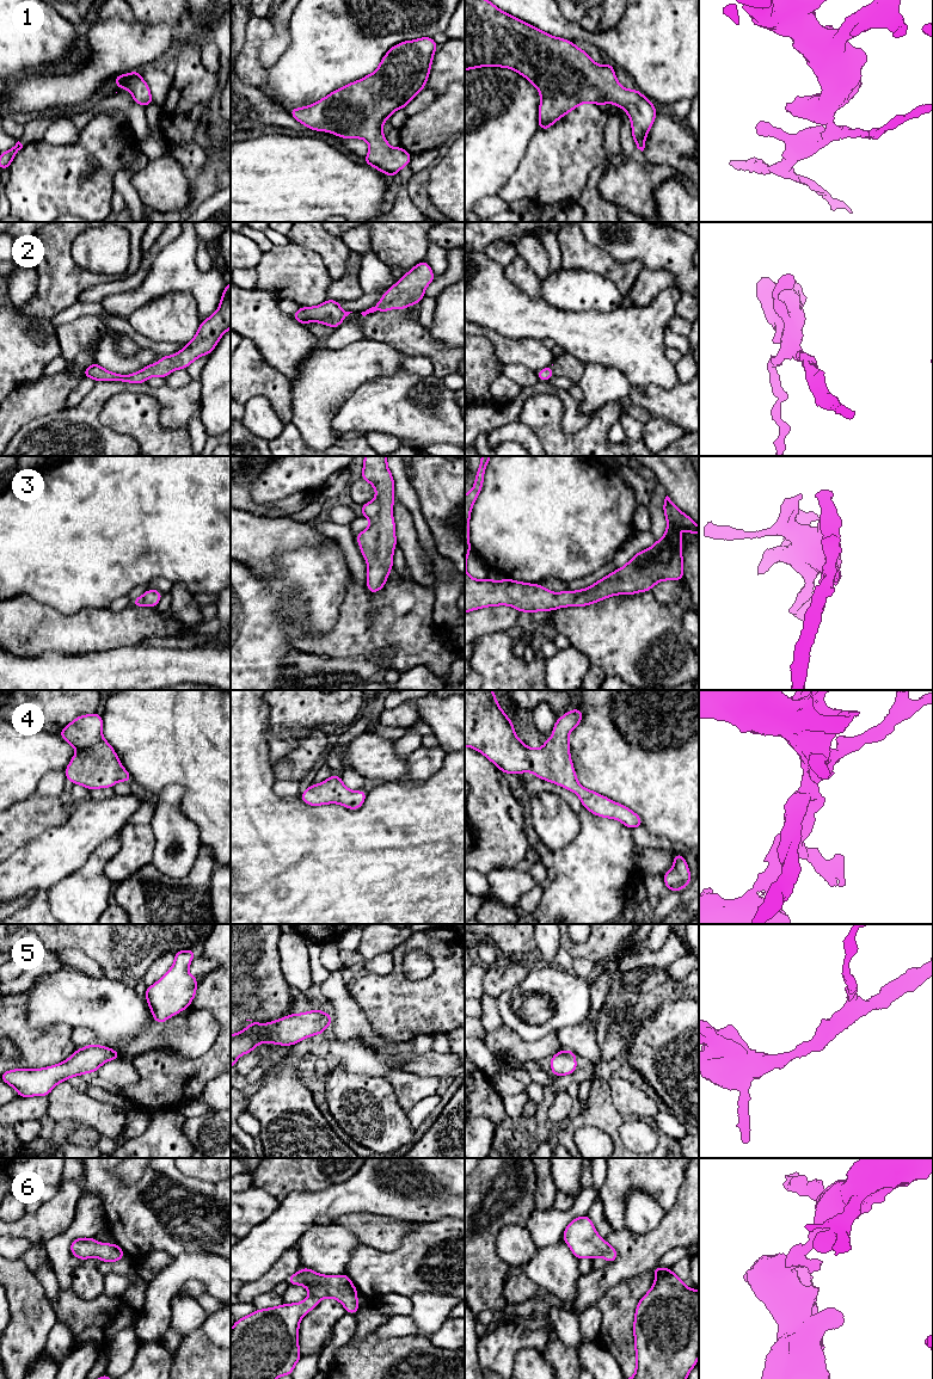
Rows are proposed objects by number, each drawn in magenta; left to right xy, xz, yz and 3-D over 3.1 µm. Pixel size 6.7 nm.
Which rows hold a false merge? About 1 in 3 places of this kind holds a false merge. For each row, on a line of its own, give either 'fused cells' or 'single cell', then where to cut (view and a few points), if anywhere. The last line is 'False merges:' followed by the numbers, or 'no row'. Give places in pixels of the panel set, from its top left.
1: single cell | no cut
2: single cell | no cut
3: single cell | no cut
4: single cell | no cut
5: single cell | no cut
6: single cell | no cut
False merges: no row

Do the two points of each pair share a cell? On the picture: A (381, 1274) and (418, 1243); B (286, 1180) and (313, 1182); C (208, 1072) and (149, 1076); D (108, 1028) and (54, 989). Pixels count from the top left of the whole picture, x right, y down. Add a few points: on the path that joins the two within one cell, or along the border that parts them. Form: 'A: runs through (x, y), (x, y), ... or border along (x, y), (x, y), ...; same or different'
A: runs through (391, 1270), (409, 1253); same
B: runs through (293, 1180), (306, 1180); same
C: runs through (194, 1071), (186, 1072), (183, 1076), (164, 1076); same
D: runs through (94, 1015), (79, 999), (67, 997); same

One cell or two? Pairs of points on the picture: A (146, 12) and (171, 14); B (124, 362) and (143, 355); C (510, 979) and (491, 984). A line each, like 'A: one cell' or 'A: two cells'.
A: one cell
B: one cell
C: one cell

